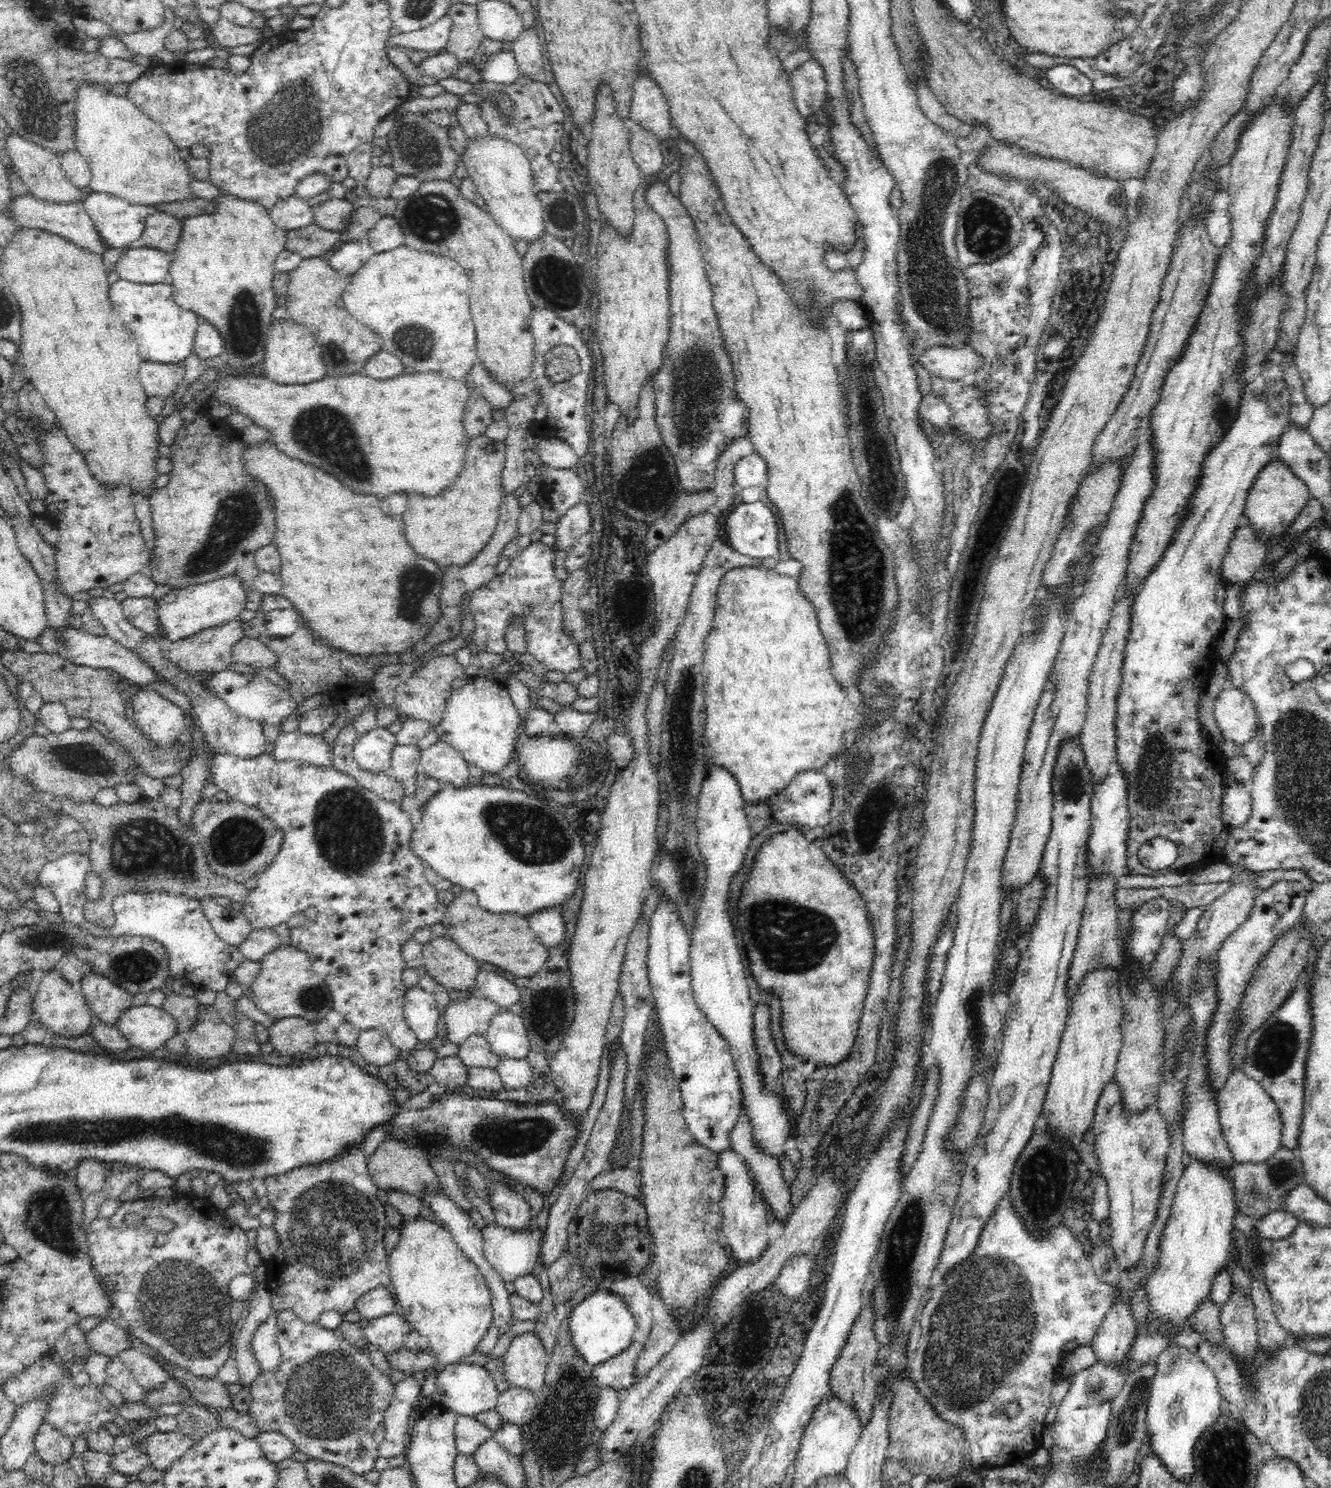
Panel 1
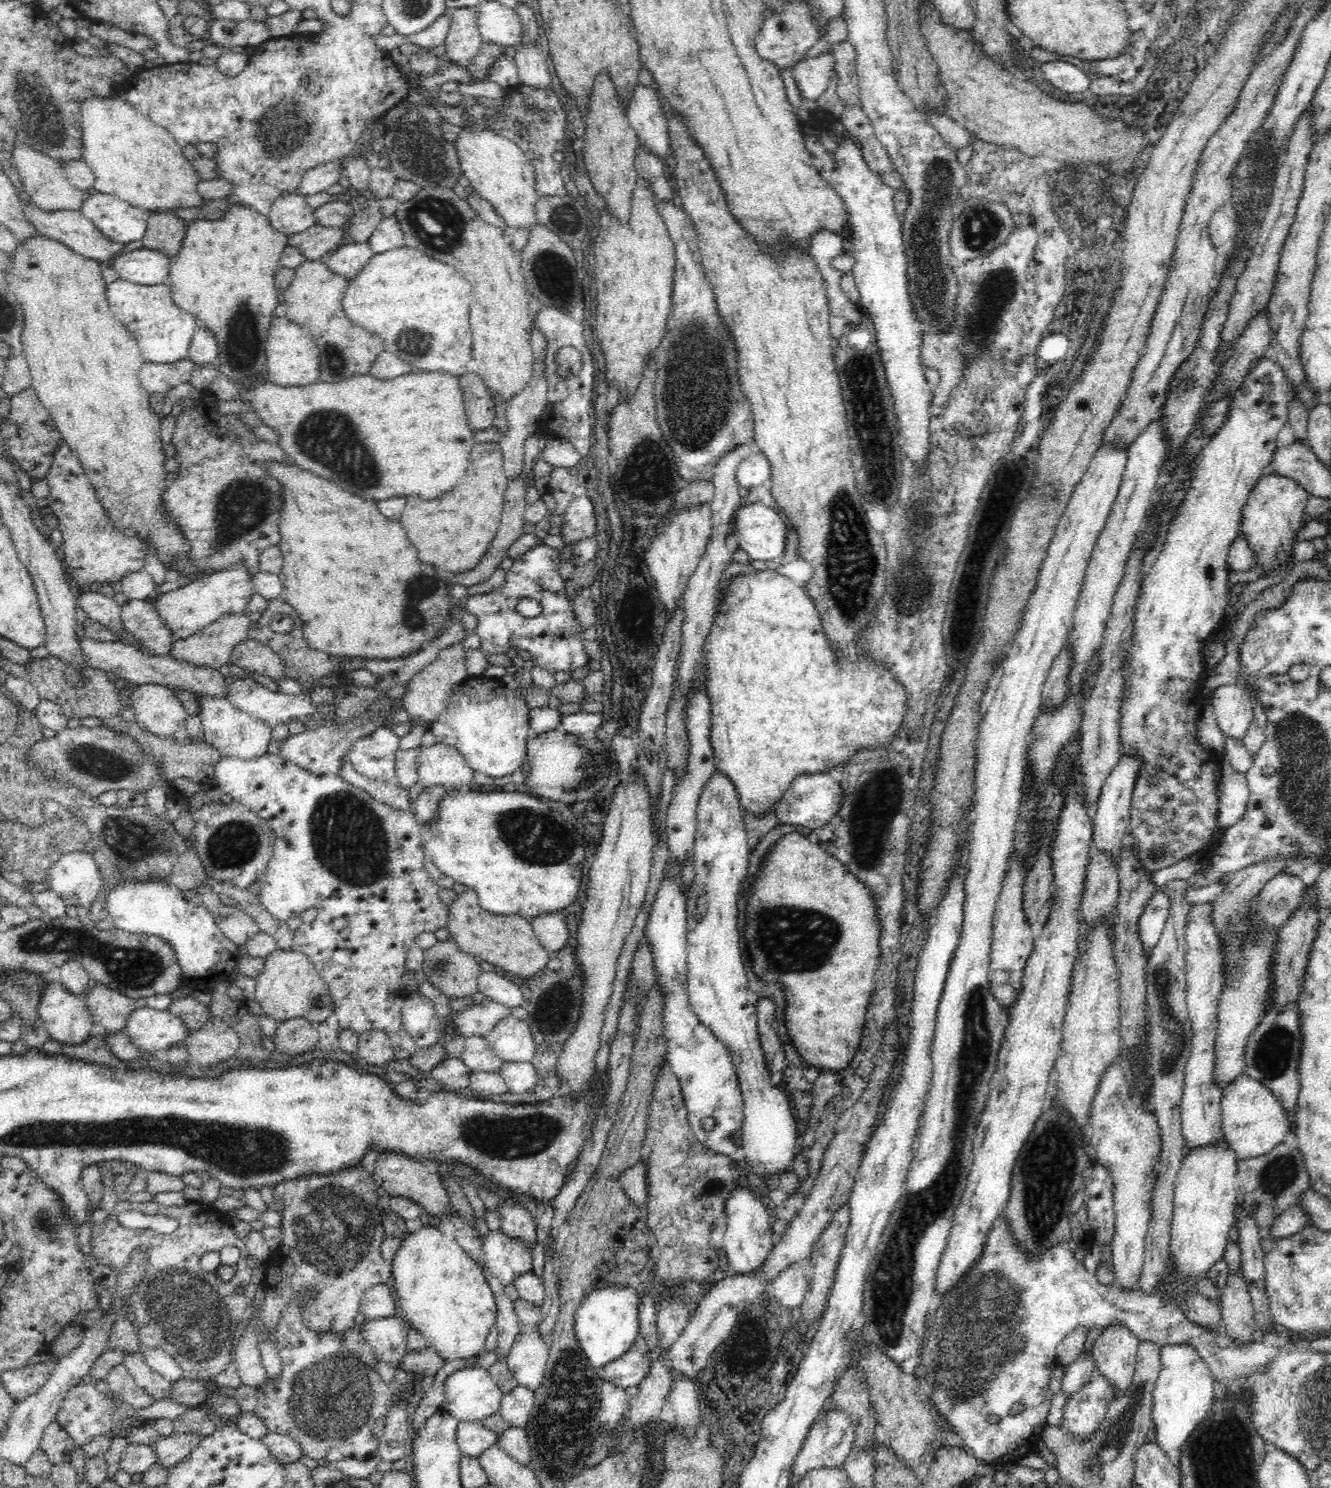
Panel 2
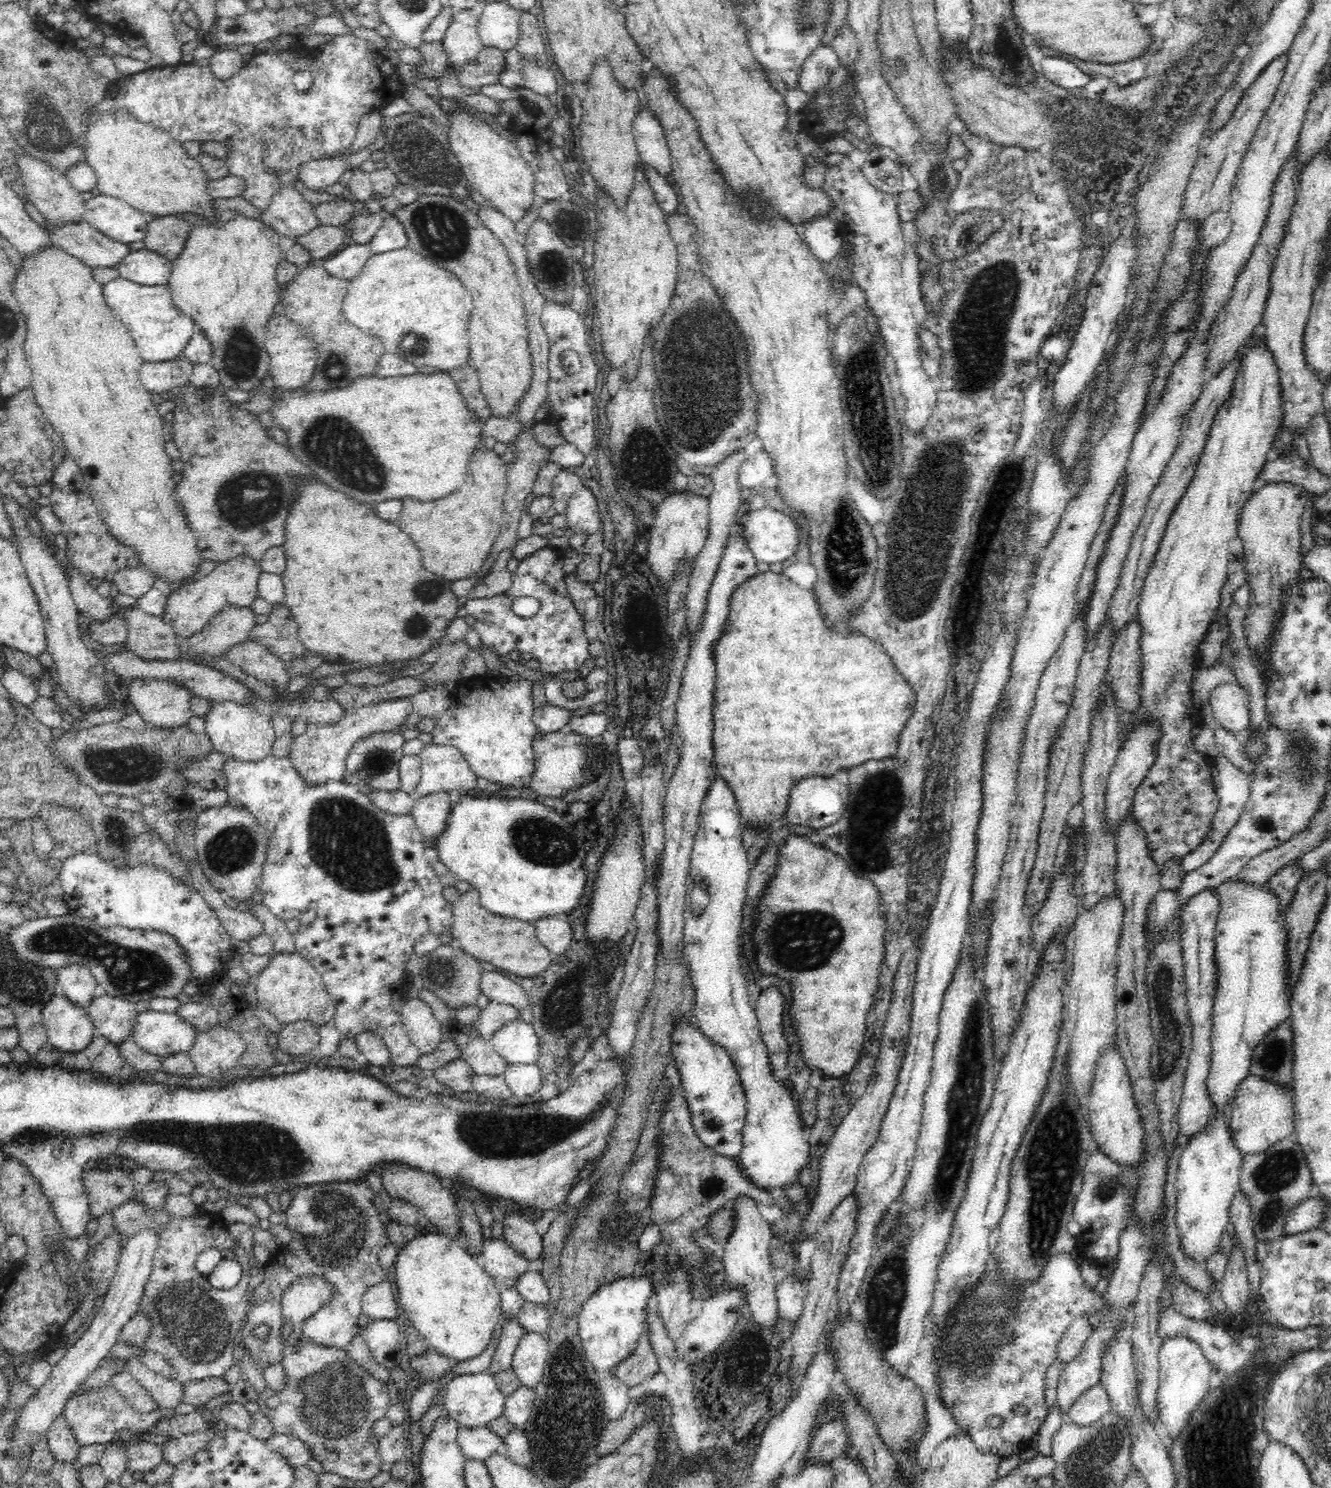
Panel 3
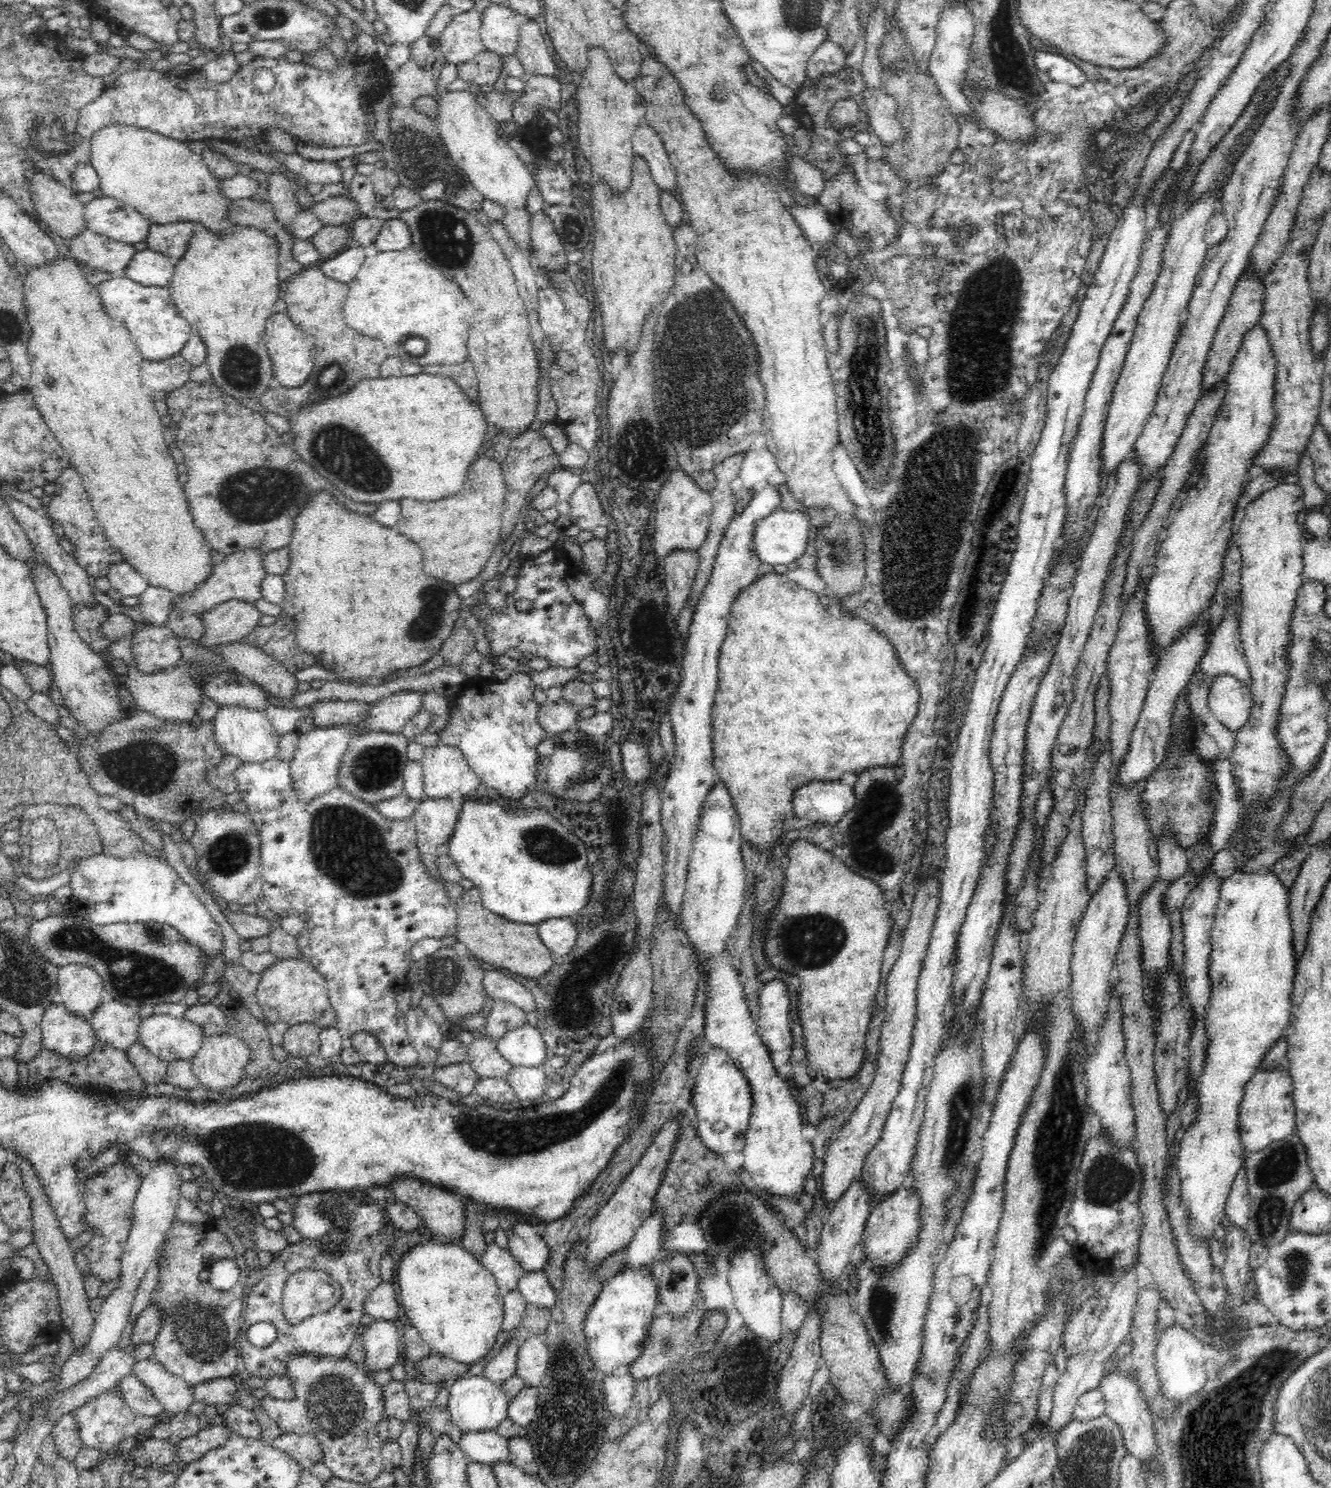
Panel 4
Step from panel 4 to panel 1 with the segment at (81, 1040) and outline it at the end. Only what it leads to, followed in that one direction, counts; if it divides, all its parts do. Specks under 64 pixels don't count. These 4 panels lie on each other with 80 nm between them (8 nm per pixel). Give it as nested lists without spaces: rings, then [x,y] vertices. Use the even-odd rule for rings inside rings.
[[[54,969],[44,971],[44,976],[40,984],[38,984],[35,996],[33,1000],[33,1013],[36,1020],[44,1024],[45,1027],[50,1028],[57,1036],[70,1038],[87,1034],[94,1016],[80,989],[72,986],[72,983],[68,983],[62,977],[60,971],[55,971]]]

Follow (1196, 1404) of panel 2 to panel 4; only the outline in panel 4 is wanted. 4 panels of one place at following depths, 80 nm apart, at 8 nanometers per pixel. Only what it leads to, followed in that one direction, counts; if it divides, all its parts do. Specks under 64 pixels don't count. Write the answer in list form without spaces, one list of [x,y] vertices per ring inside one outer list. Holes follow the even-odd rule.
[[[1172,1323],[1164,1329],[1159,1336],[1155,1360],[1157,1363],[1157,1375],[1161,1384],[1161,1394],[1166,1398],[1167,1405],[1178,1406],[1188,1396],[1202,1390],[1206,1382],[1206,1368],[1202,1351],[1205,1344],[1195,1334],[1177,1323]]]

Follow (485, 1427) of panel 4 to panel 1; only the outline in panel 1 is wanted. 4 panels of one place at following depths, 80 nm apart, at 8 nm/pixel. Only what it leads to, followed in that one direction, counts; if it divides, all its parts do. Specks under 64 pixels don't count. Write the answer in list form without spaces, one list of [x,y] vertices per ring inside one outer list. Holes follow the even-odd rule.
[[[457,1361],[444,1370],[438,1371],[435,1390],[440,1393],[440,1402],[452,1409],[457,1415],[474,1417],[479,1412],[492,1410],[497,1405],[499,1390],[490,1372],[476,1364],[465,1364]]]

